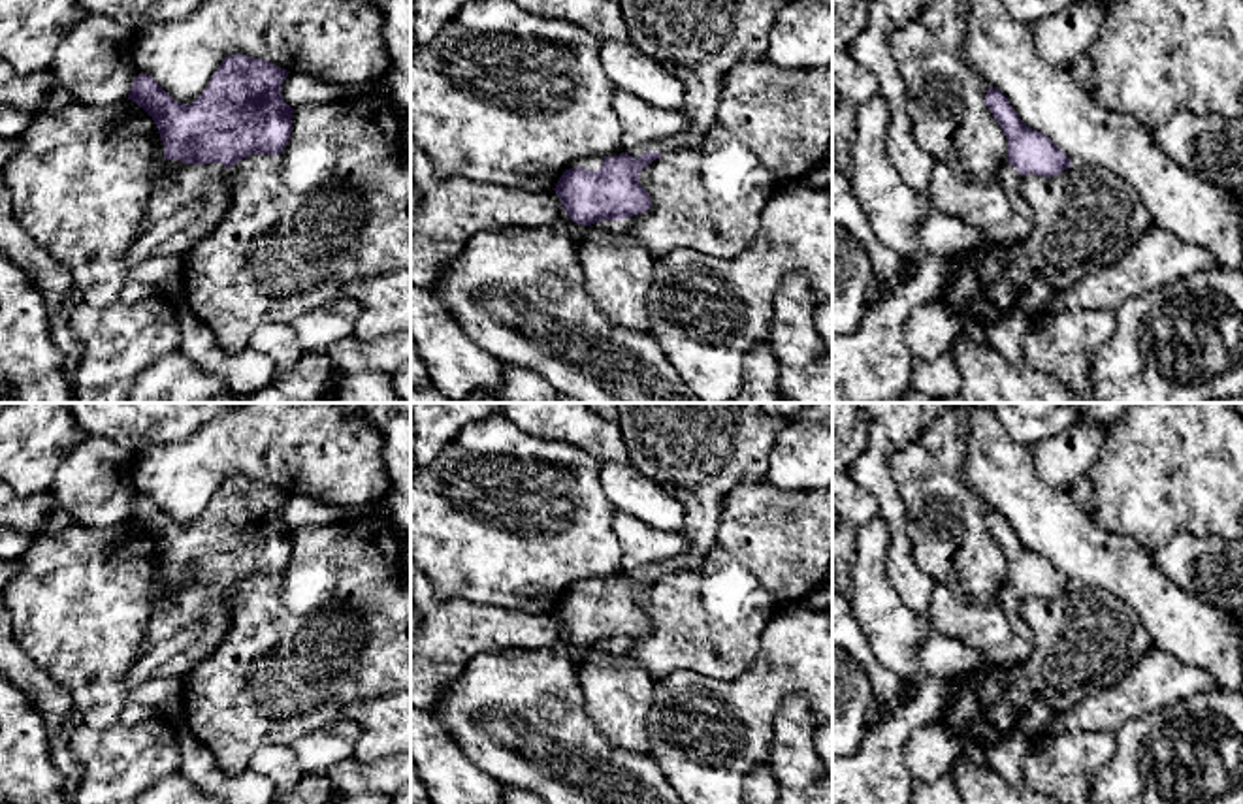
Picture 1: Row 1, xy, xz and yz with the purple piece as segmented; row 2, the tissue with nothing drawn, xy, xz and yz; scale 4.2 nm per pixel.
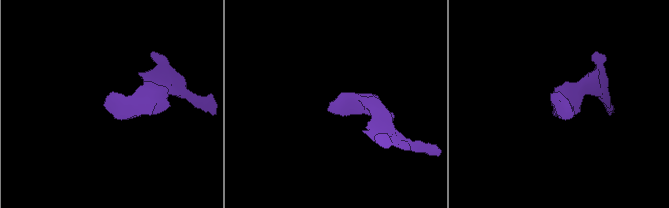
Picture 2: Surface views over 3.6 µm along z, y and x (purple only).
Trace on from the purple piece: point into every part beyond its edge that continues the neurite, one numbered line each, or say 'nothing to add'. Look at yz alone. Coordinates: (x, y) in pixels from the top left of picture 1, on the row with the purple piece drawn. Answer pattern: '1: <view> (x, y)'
1: yz (1021, 221)

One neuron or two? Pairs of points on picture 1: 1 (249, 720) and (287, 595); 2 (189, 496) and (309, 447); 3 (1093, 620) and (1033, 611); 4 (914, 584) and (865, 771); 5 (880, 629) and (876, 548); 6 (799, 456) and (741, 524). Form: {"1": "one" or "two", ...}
{"1": "one", "2": "one", "3": "one", "4": "two", "5": "one", "6": "two"}

